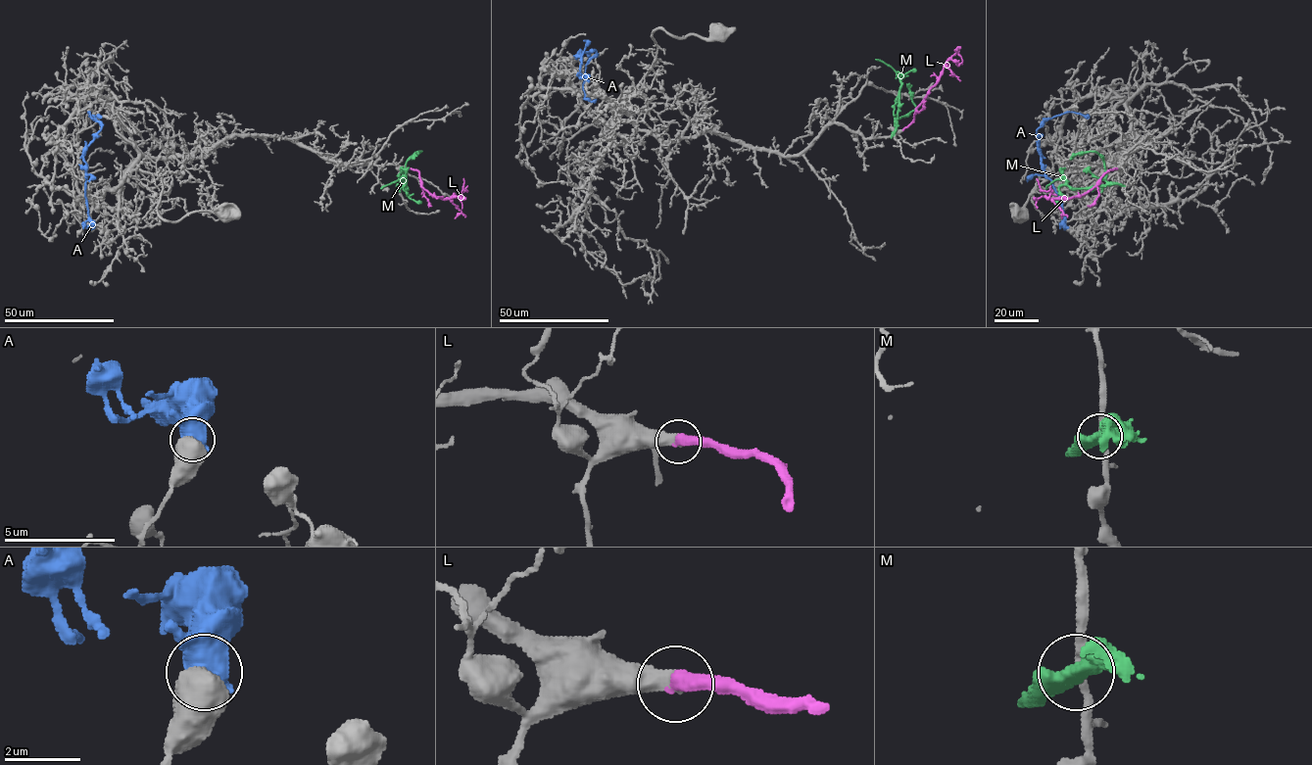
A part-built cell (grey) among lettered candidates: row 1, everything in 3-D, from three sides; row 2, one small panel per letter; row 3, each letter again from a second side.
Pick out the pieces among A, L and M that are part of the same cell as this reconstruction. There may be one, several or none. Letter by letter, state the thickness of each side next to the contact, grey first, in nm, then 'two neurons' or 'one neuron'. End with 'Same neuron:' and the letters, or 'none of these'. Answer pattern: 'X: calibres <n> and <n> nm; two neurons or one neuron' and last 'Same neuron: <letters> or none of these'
A: calibres 700 and 550 nm; two neurons
L: calibres 440 and 400 nm; one neuron
M: calibres 240 and 550 nm; two neurons
Same neuron: L

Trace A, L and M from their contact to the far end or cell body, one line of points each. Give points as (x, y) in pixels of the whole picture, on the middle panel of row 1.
A: (587, 80), (580, 73), (578, 54), (595, 50), (586, 66), (582, 85), (585, 97), (596, 99)
L: (902, 129), (913, 120), (915, 108), (939, 78), (944, 64), (951, 59), (956, 64), (962, 62), (958, 50)
M: (894, 133), (900, 78), (892, 68), (875, 59)

